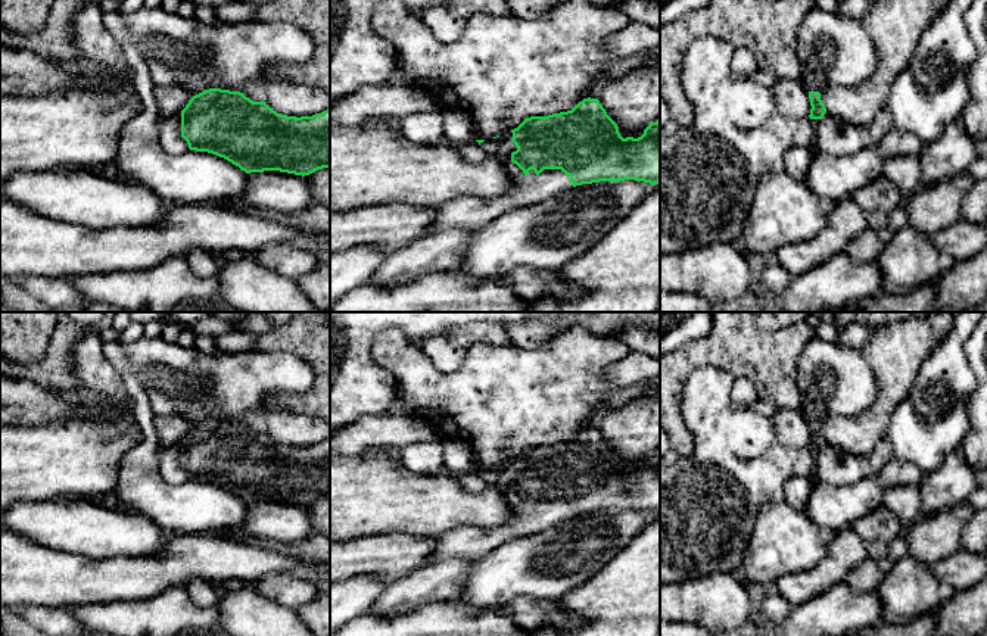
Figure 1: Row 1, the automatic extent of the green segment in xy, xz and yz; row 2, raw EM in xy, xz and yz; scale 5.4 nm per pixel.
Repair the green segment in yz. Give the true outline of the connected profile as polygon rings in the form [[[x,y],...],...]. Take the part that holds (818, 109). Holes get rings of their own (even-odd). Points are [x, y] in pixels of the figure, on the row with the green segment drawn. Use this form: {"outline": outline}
{"outline": [[[809,91],[810,119],[815,128],[815,150],[835,156],[853,155],[863,149],[878,147],[888,131],[894,130],[887,107],[877,112],[868,125],[851,125],[831,116],[821,100],[819,91]]]}

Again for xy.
{"outline": [[[209,88],[193,96],[183,110],[156,118],[159,143],[169,155],[208,152],[227,159],[246,174],[280,171],[309,175],[330,168],[330,107],[312,116],[287,116],[265,102],[253,102],[240,91]]]}

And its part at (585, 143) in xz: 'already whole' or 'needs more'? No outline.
needs more

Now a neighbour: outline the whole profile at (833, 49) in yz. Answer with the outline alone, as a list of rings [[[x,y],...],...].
[[[812,9],[793,44],[801,65],[806,91],[829,85],[856,87],[877,68],[877,49],[862,19]]]

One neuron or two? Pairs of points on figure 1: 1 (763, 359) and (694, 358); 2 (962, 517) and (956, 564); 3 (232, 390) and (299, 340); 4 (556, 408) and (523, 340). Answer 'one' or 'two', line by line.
1: one
2: two
3: two
4: two

